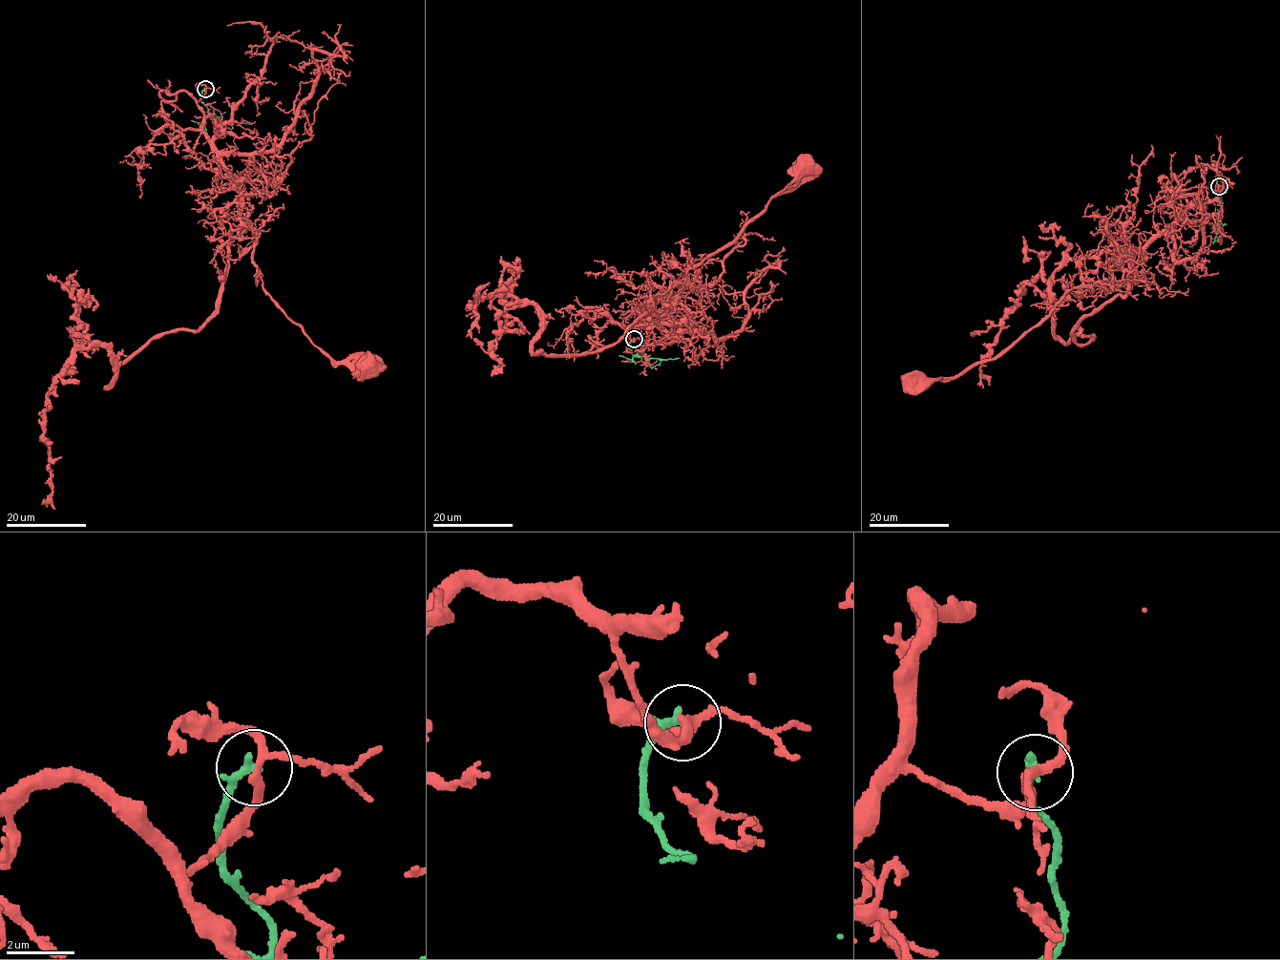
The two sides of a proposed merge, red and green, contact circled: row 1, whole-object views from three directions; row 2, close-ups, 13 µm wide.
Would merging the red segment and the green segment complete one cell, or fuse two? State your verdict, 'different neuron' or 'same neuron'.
different neuron

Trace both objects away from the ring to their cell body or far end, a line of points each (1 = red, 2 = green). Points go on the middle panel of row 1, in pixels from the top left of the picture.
1: (634, 339), (626, 328), (650, 313), (677, 310), (684, 270), (735, 239), (792, 186), (800, 165)
2: (634, 340), (631, 341), (629, 350), (635, 356), (660, 361), (660, 365), (650, 367)

